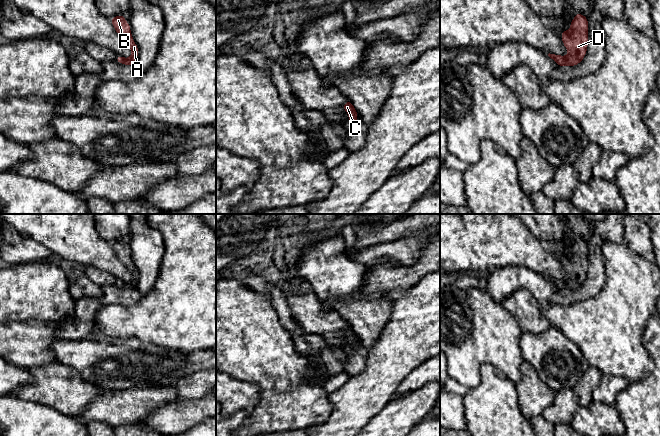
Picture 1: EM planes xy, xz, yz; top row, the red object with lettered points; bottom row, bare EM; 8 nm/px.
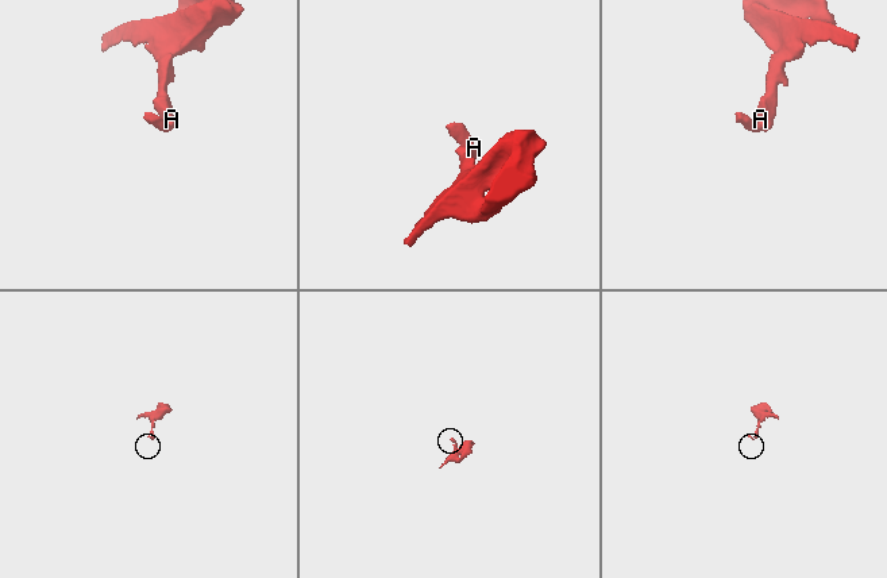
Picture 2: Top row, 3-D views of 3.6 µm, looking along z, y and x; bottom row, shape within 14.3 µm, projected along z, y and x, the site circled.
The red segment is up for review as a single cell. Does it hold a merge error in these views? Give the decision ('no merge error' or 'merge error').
no merge error

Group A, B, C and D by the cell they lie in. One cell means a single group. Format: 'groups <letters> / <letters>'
groups A B C D

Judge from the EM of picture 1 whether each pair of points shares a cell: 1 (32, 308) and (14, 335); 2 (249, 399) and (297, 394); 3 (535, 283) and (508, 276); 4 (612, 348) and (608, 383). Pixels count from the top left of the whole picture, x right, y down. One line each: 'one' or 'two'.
1: two
2: two
3: one
4: two

